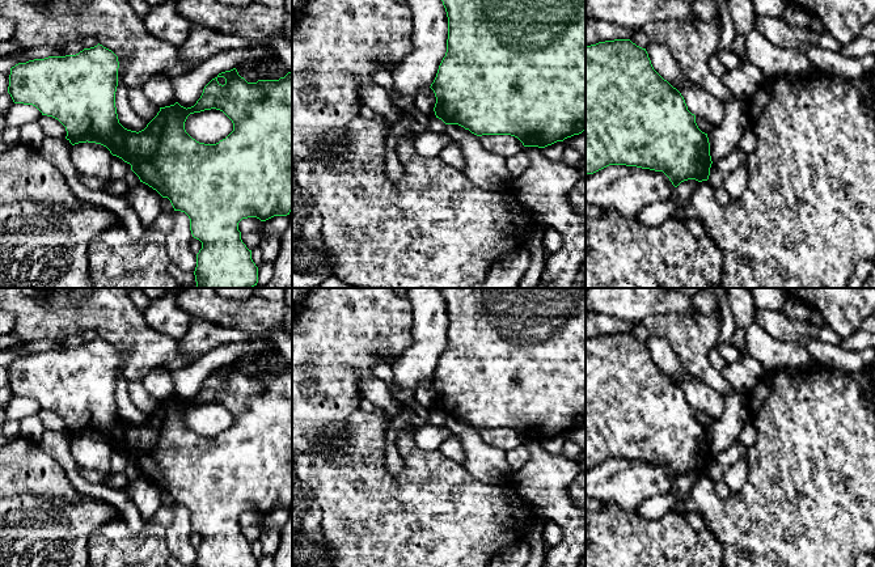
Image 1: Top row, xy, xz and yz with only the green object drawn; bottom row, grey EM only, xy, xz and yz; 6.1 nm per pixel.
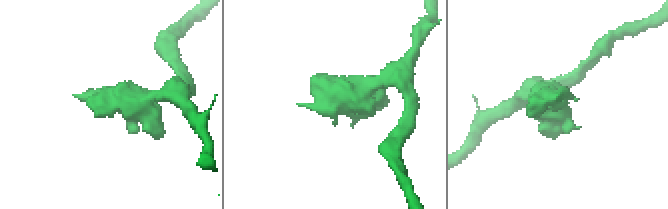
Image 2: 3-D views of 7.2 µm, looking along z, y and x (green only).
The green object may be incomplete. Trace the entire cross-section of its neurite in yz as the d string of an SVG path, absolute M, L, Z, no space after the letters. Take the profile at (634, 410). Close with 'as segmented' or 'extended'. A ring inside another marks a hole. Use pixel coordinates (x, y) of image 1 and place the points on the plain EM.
M630 333L599 335L586 340L586 467L609 458L626 458L663 465L672 478L696 473L707 474L711 461L710 436L684 390L652 360L646 342Z; as segmented

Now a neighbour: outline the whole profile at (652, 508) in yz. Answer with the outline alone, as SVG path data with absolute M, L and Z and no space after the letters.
M696 473L681 475L668 494L644 500L638 509L639 515L647 520L660 519L689 495L698 478Z

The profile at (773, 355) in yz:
M756 322L745 329L745 346L766 372L808 369L816 364L804 346L778 342Z

